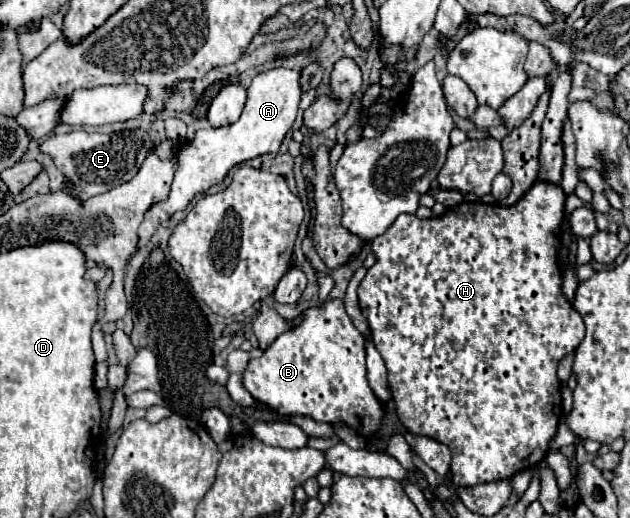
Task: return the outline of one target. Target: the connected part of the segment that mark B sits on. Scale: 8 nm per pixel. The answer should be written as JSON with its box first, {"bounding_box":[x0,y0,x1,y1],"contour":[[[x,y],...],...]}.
{"bounding_box":[243,300,383,436],"contour":[[[327,300],[321,306],[311,306],[303,310],[301,316],[303,320],[299,326],[277,336],[259,358],[249,362],[243,372],[245,388],[255,400],[267,404],[283,416],[301,414],[319,422],[343,422],[361,436],[373,436],[381,428],[383,408],[367,382],[365,336],[353,326],[349,314],[345,312],[343,300]]]}

